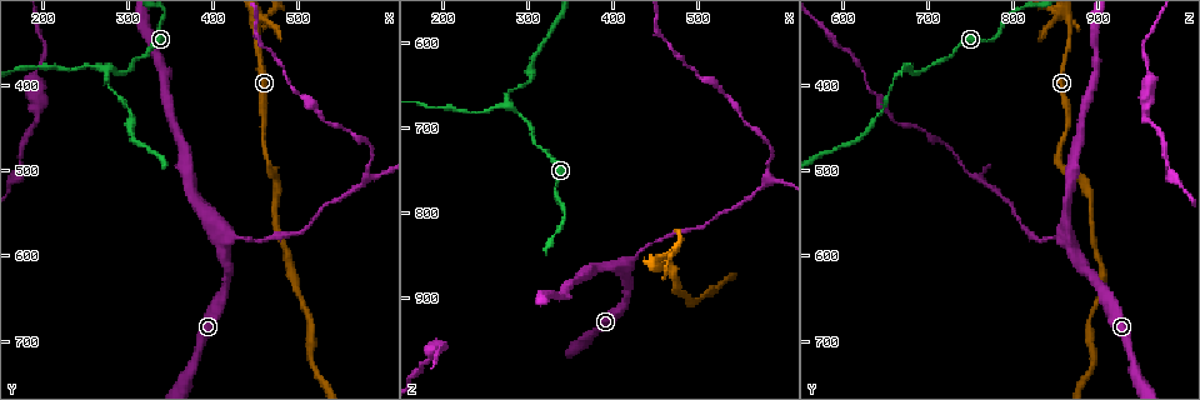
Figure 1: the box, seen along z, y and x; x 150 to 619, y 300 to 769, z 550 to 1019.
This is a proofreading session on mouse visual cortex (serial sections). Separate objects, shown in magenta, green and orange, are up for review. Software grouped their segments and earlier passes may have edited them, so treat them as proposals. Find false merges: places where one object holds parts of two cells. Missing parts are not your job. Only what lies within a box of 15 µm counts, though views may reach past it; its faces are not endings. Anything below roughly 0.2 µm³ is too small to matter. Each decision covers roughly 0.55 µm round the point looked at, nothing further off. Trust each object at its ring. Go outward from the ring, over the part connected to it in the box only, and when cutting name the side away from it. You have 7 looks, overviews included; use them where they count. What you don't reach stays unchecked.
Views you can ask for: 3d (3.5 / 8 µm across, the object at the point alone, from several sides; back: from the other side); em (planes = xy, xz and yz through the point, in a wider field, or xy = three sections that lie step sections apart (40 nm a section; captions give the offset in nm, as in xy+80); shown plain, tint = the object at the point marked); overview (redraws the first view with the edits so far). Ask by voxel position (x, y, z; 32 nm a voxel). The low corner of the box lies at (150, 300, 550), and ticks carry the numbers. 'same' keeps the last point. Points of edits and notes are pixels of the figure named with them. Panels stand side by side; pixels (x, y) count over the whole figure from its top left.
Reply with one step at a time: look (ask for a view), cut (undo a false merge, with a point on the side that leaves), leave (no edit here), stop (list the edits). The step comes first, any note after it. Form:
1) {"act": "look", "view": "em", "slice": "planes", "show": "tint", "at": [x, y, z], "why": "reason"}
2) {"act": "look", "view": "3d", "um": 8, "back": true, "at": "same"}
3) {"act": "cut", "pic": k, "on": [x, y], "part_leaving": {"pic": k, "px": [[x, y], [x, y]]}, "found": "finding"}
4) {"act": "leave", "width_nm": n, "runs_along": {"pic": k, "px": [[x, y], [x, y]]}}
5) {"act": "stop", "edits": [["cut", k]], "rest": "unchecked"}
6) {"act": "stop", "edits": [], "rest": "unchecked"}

{"act": "look", "view": "em", "slice": "xy", "step": 1, "show": "tint", "at": [425, 575, 855], "why": "arms part here"}

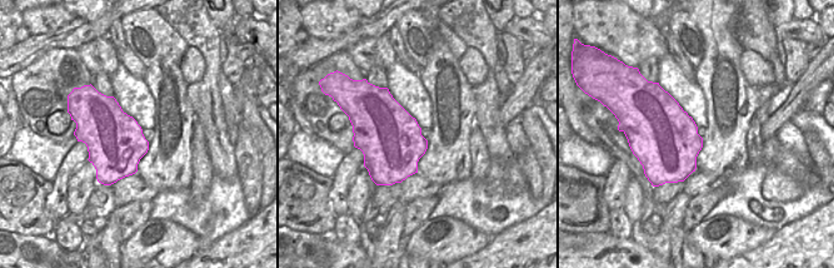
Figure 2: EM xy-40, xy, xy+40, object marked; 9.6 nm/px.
{"act": "look", "view": "3d", "um": 3.5, "at": "same"}

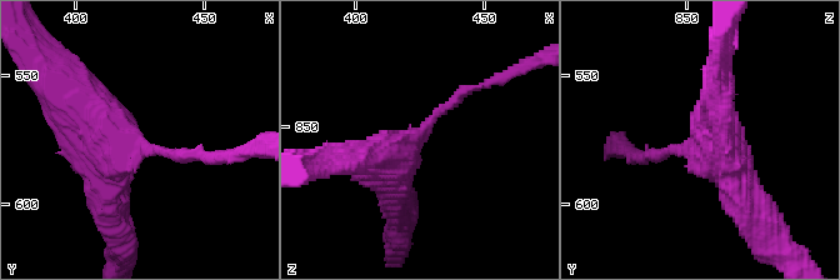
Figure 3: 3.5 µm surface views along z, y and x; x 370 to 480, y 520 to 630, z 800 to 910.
{"act": "leave", "arms": 3, "arm_widths_nm": [100, 400, 400], "runs_along": {"pic": 3, "px": [[114, 221], [118, 148], [60, 83]]}, "found": "all the same cell"}

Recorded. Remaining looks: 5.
{"act": "look", "view": "3d", "um": 8, "back": true, "at": [580, 505, 765], "why": "three-way junction"}

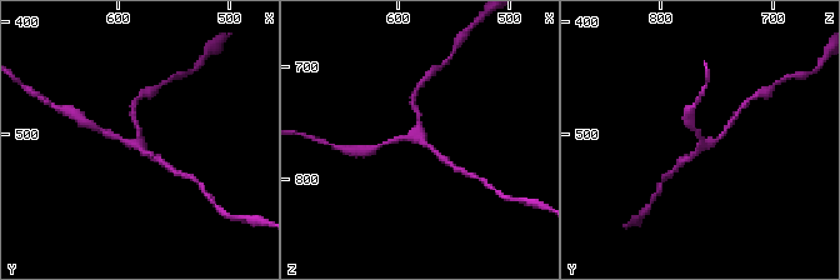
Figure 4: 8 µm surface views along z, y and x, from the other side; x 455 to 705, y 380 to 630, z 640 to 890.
{"act": "look", "view": "3d", "um": 3.5, "at": [584, 510, 762], "why": "zoom in"}

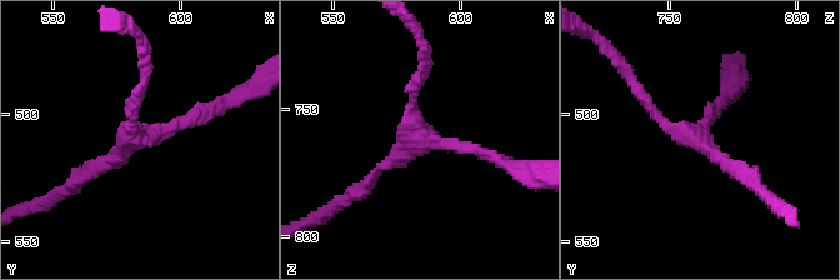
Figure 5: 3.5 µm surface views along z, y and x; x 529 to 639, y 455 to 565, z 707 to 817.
{"act": "leave", "arm_widths_nm": [150, 150, 200], "runs_along": {"pic": 5, "px": [[750, 180], [696, 134], [670, 130], [635, 88]]}, "found": "one cell here"}

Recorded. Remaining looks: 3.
{"act": "look", "view": "3d", "um": 3.5, "at": [275, 380, 675], "why": "arms part here"}

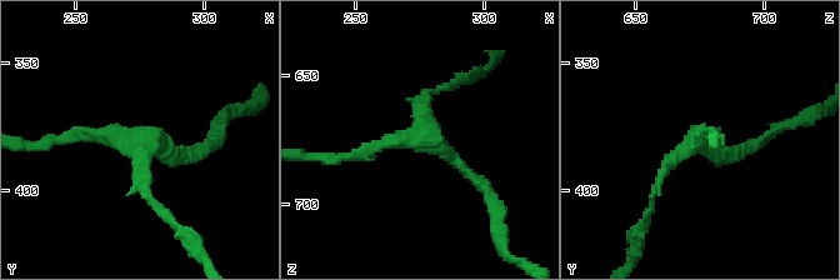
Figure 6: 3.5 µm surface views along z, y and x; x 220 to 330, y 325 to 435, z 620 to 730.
{"act": "look", "view": "em", "slice": "planes", "show": "tint", "at": [277, 380, 673], "arms": 3, "arm_widths_nm": [150, 150, 150]}

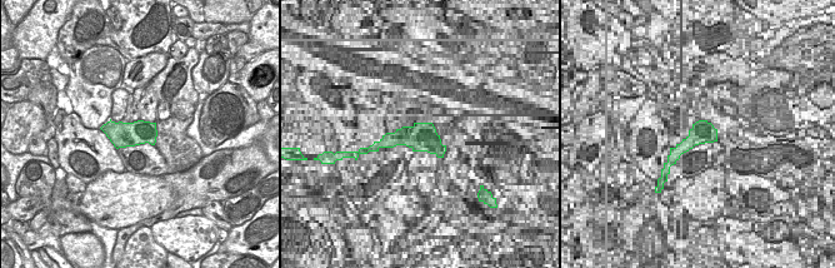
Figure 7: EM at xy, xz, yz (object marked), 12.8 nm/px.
{"act": "leave", "runs_along": {"pic": 6, "px": [[485, 189], [420, 129], [435, 93]]}, "found": "one cell here"}

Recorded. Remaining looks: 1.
{"act": "stop", "edits": [], "rest": "unchecked"}

